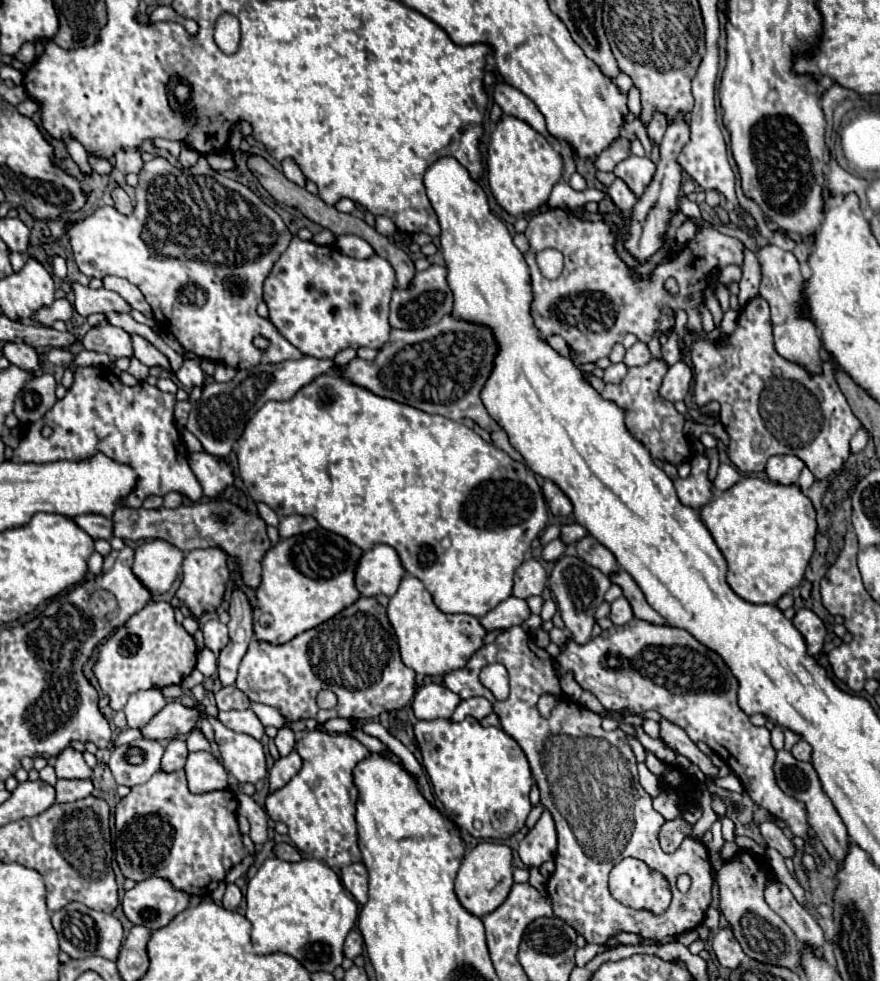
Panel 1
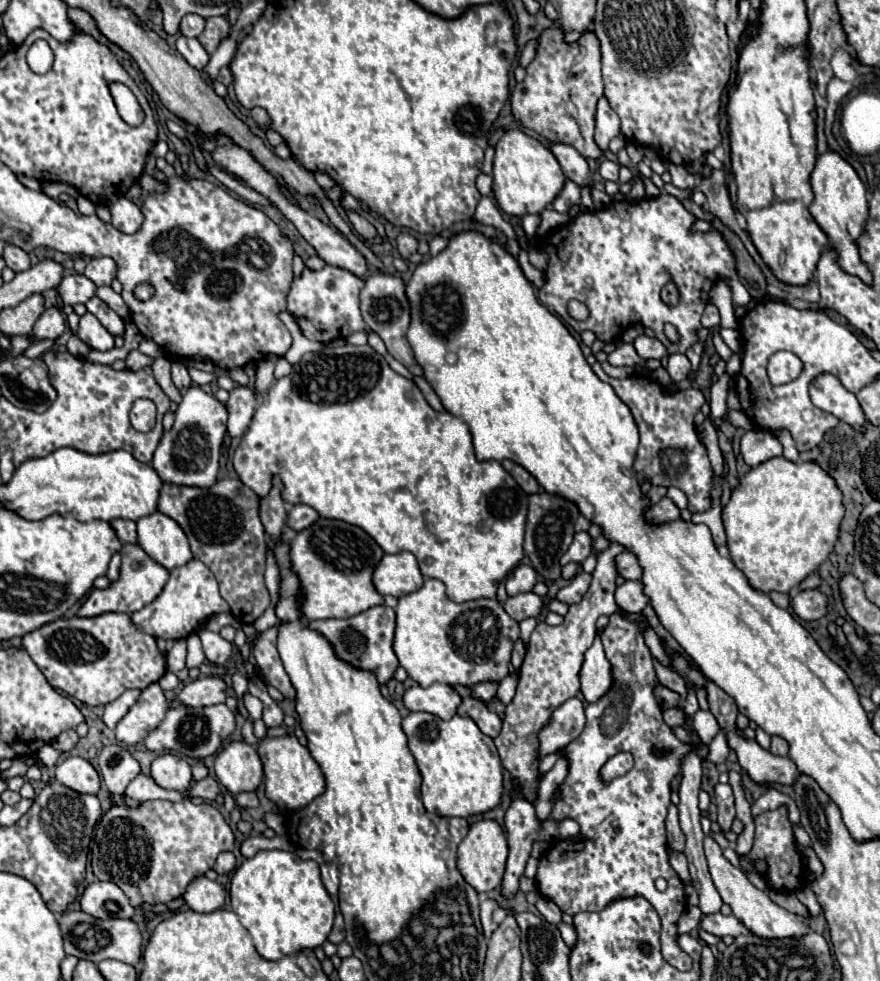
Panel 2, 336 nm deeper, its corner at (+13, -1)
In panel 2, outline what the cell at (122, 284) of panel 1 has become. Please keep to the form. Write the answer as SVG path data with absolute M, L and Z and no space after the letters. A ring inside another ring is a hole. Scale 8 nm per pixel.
M92 258L88 260L84 276L96 286L110 286L116 278L116 262L112 258Z

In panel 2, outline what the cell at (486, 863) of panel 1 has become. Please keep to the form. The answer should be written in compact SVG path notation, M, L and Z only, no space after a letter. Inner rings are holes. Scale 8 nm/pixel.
M480 820L480 822L474 822L470 826L470 832L460 842L456 866L458 866L458 872L462 874L462 878L478 894L484 894L484 892L490 892L490 890L494 890L494 888L498 888L502 884L506 856L508 856L508 844L506 844L506 836L504 836L502 828L498 826L498 822L494 822L494 820Z

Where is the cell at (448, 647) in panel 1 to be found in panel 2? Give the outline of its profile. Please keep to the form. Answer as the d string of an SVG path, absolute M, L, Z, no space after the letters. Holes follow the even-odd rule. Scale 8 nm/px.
M424 578L424 584L398 598L394 654L408 676L420 686L444 682L472 686L486 680L502 680L508 674L512 646L520 636L514 622L498 600L472 600L454 604L446 598L440 580Z

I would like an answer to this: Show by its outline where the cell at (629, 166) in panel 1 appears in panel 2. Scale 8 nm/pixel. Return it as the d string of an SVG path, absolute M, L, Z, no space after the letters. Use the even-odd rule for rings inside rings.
M548 28L538 38L534 60L526 68L526 78L516 84L510 104L514 116L530 130L552 142L568 142L584 158L598 160L604 150L594 142L596 100L602 96L604 84L600 74L600 44L594 32L588 32L580 44L564 44L558 28Z

